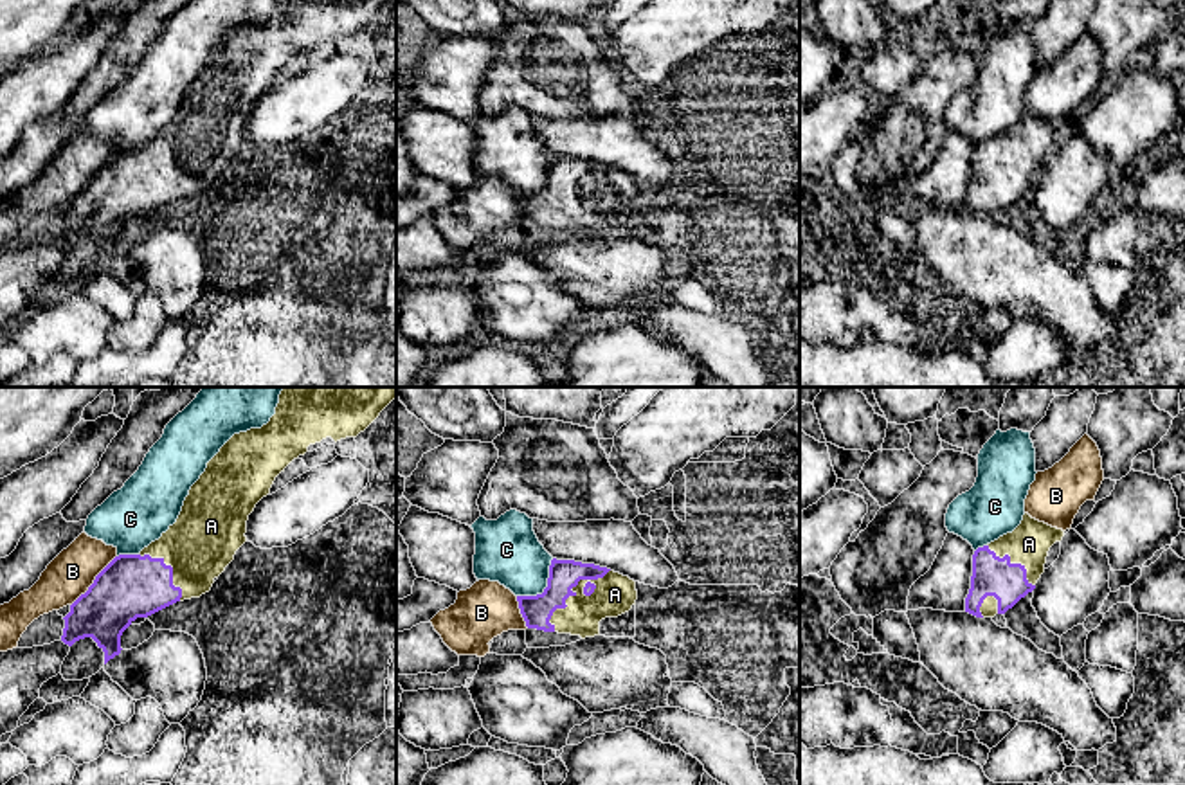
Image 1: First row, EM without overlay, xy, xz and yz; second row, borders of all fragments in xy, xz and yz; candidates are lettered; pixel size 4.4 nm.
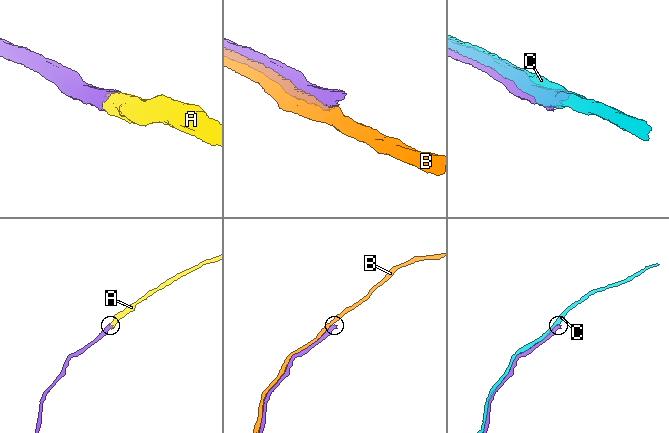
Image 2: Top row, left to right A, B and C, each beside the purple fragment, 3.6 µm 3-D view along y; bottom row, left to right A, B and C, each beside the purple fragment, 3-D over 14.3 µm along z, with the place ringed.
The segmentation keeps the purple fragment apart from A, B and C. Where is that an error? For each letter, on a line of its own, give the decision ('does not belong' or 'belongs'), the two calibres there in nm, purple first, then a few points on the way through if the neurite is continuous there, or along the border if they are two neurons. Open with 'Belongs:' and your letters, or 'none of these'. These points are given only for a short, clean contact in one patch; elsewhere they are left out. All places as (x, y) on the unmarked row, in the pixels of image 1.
Belongs: A
A: belongs | 140/190 nm
B: does not belong | 280/200 nm
C: does not belong | 140/280 nm

